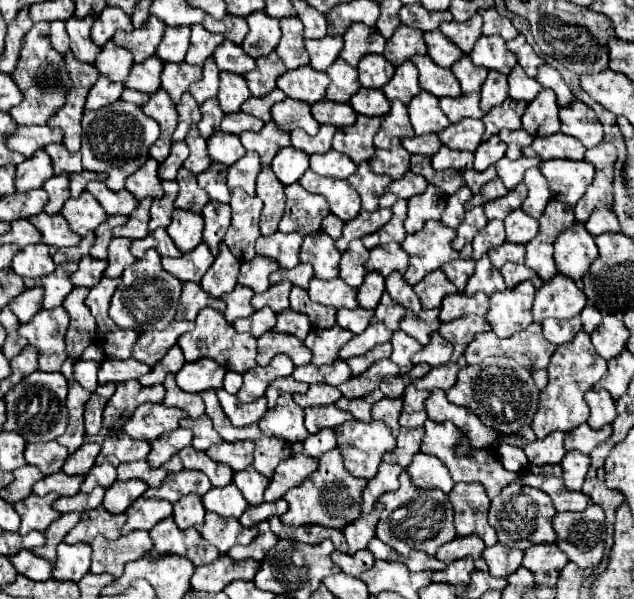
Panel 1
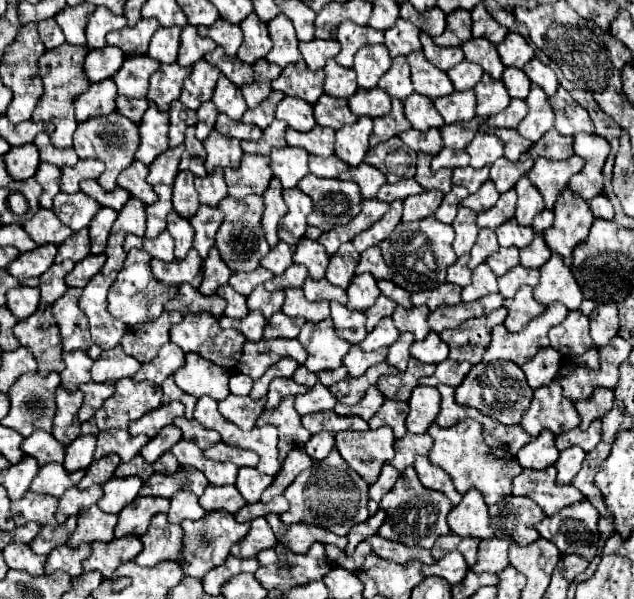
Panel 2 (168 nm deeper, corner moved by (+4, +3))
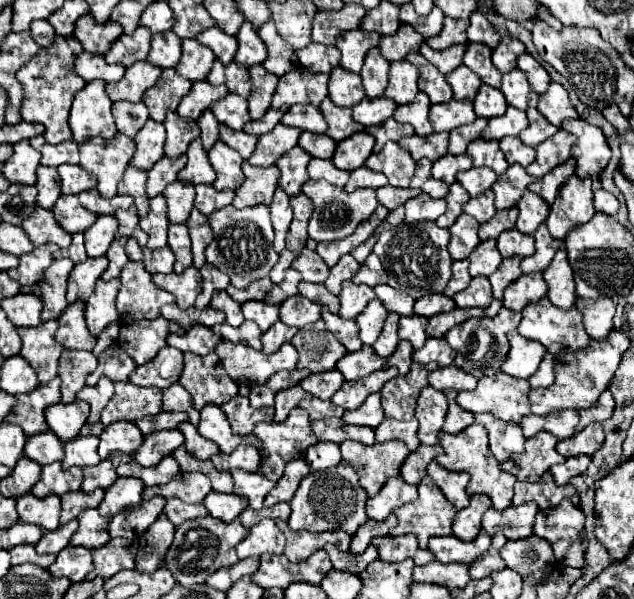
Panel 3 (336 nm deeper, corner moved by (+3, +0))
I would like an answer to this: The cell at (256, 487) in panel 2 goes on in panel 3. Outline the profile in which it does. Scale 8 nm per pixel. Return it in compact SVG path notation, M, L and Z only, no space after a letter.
M240 469L232 471L232 479L234 479L234 493L246 497L252 509L262 509L264 497L274 487L274 483L262 477L260 473L246 473Z

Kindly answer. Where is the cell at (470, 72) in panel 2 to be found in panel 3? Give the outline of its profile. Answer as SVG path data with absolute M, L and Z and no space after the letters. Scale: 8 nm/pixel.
M460 65L452 73L448 73L446 81L448 81L448 85L454 91L454 99L468 99L468 101L474 99L476 89L482 83L480 77L474 71L470 71L466 65Z

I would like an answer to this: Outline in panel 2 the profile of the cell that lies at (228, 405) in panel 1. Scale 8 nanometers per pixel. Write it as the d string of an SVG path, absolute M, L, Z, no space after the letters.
M229 394L225 400L219 402L219 412L233 424L237 424L241 430L251 430L255 426L255 420L265 408L265 398L251 400L249 396L233 396Z

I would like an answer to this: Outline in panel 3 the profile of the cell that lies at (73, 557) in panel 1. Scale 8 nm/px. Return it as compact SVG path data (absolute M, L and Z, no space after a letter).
M68 545L56 557L56 561L48 567L54 577L68 577L70 581L84 581L86 575L94 569L90 549Z

